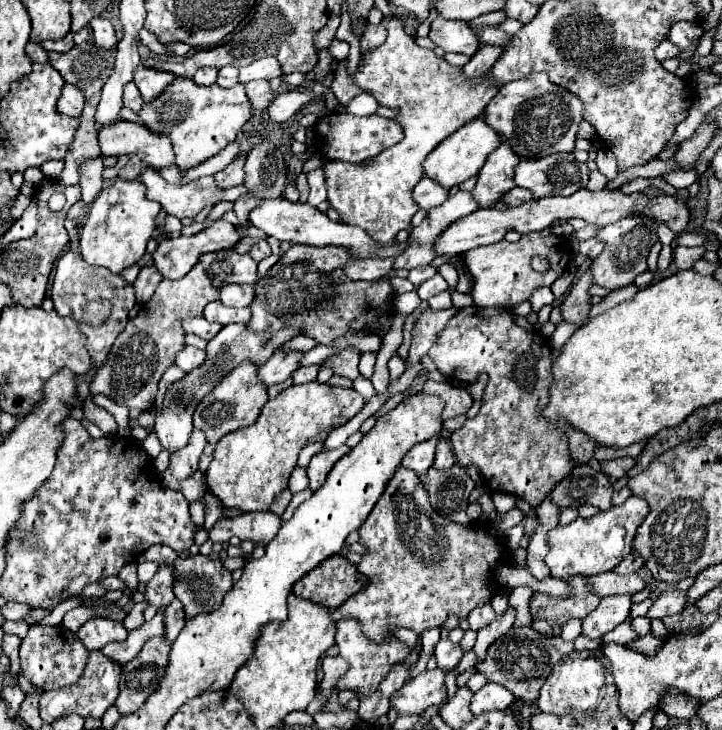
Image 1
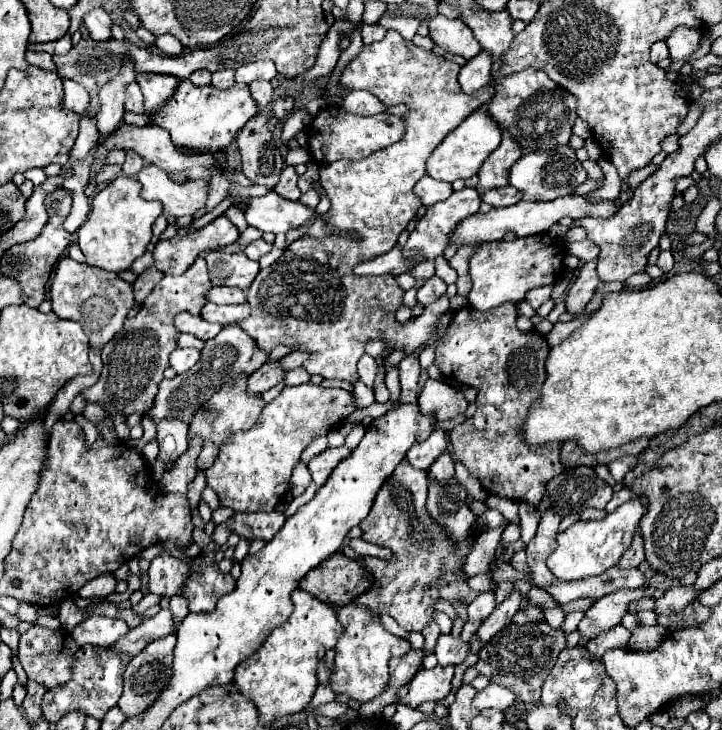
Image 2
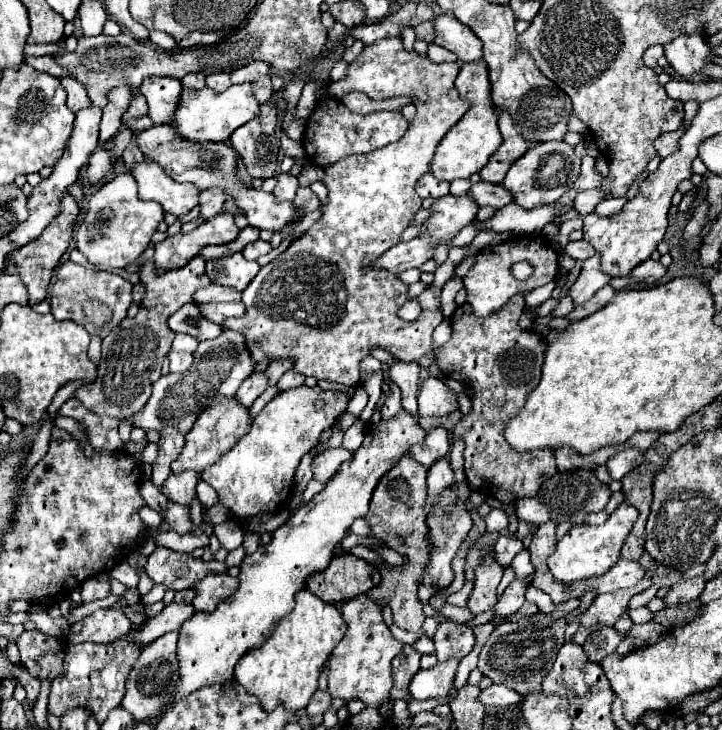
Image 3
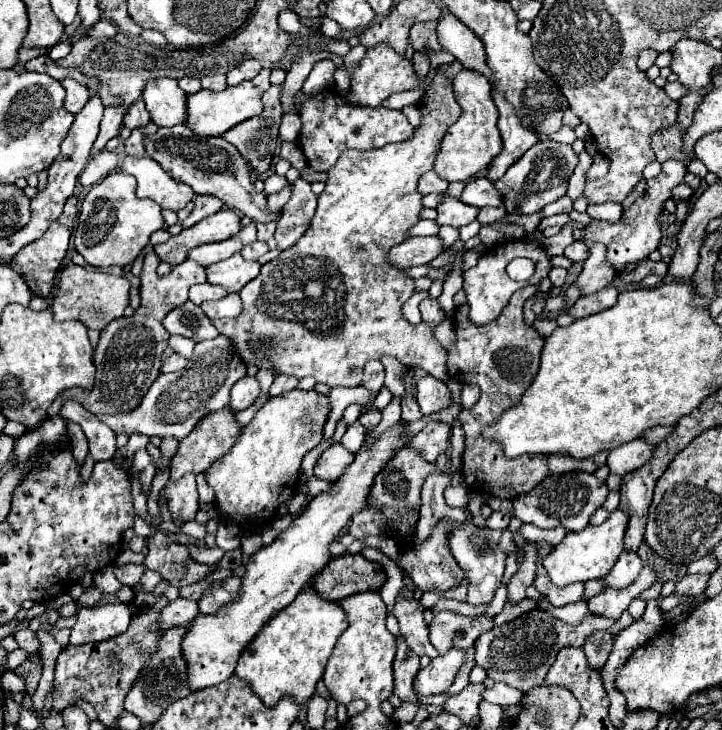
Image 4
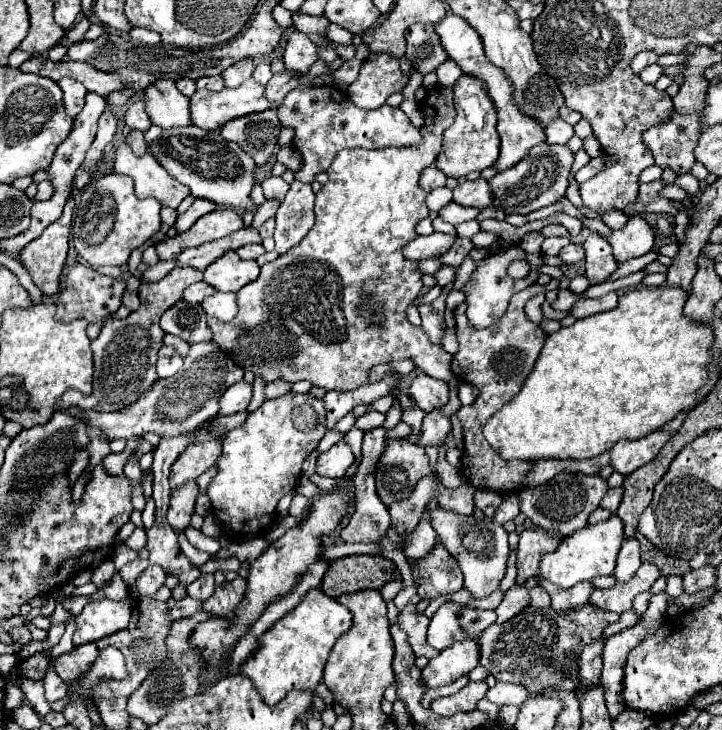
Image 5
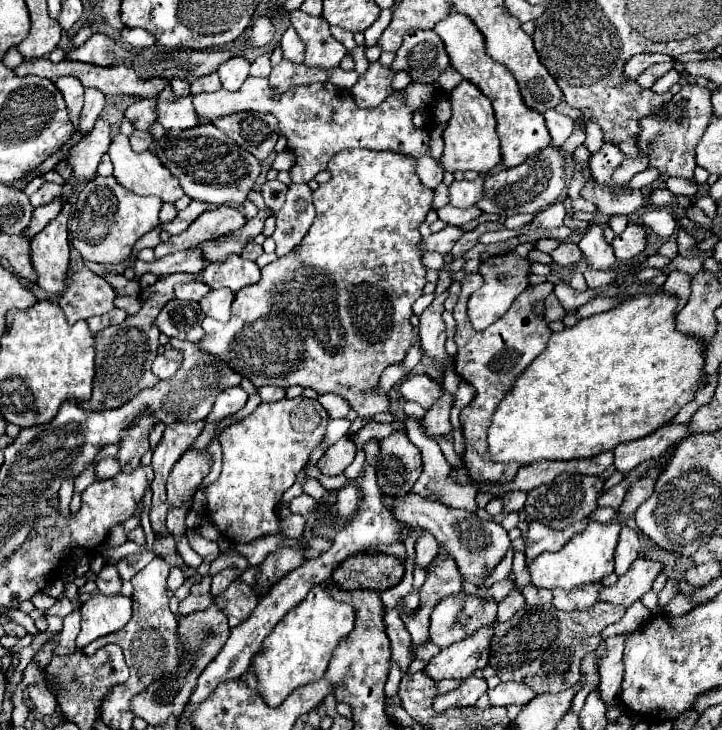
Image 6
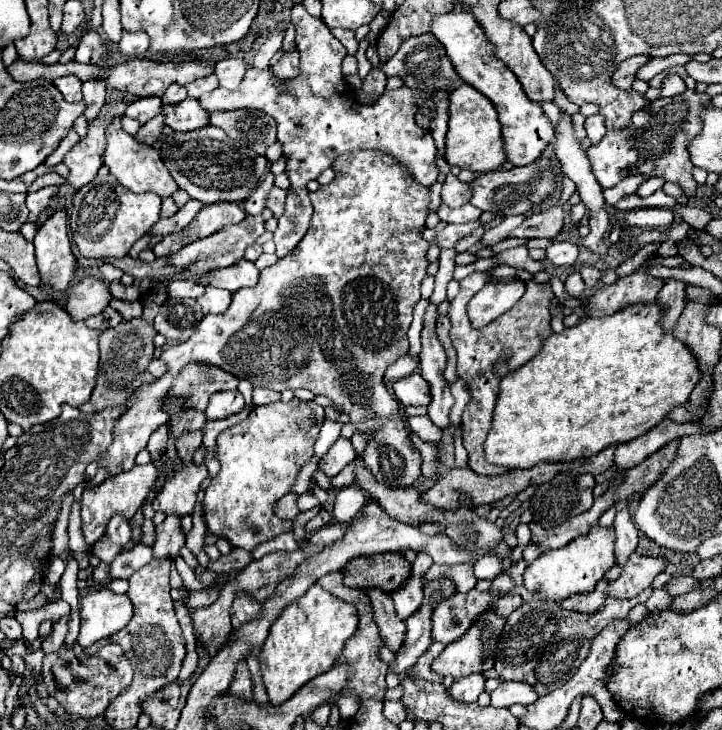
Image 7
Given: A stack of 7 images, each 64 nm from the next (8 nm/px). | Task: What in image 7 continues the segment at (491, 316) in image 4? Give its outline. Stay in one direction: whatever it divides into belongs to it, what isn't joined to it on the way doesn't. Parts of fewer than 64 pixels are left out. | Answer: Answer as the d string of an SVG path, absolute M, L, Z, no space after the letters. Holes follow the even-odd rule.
M489 274L488 284L472 296L468 302L468 316L474 328L484 328L494 318L510 310L524 296L524 282L520 279L508 283L500 283Z

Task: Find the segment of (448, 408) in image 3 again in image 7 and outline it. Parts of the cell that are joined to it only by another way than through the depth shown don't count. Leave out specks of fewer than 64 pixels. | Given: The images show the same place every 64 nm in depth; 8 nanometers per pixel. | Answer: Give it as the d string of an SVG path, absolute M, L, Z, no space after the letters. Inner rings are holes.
M410 374L392 384L398 402L404 406L428 406L430 404L430 386L420 374Z

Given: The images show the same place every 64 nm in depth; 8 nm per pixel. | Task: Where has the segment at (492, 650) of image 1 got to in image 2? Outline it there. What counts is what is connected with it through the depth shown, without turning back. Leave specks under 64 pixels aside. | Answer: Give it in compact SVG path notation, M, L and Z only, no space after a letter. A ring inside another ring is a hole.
M546 620L528 622L528 624L510 624L502 628L478 654L476 670L490 678L494 684L510 688L522 702L538 702L540 688L550 674L554 660L562 650L562 628L552 628Z

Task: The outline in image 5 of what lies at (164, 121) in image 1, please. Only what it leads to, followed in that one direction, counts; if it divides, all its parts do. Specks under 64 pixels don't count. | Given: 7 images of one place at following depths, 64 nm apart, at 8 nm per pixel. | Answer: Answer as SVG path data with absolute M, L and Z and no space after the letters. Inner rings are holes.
M248 78L238 88L224 88L220 92L196 90L190 98L192 122L206 130L216 130L230 118L263 112L266 108L270 108L270 102L264 96L264 86L254 78Z

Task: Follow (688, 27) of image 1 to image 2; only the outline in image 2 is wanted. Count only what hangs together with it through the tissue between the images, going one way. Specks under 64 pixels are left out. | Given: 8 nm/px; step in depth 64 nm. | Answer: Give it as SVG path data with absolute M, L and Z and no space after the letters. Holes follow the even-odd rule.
M686 26L676 28L674 34L670 34L670 38L666 40L670 50L670 60L684 62L686 58L692 58L694 52L700 48L700 38L702 38L700 30L686 28Z

